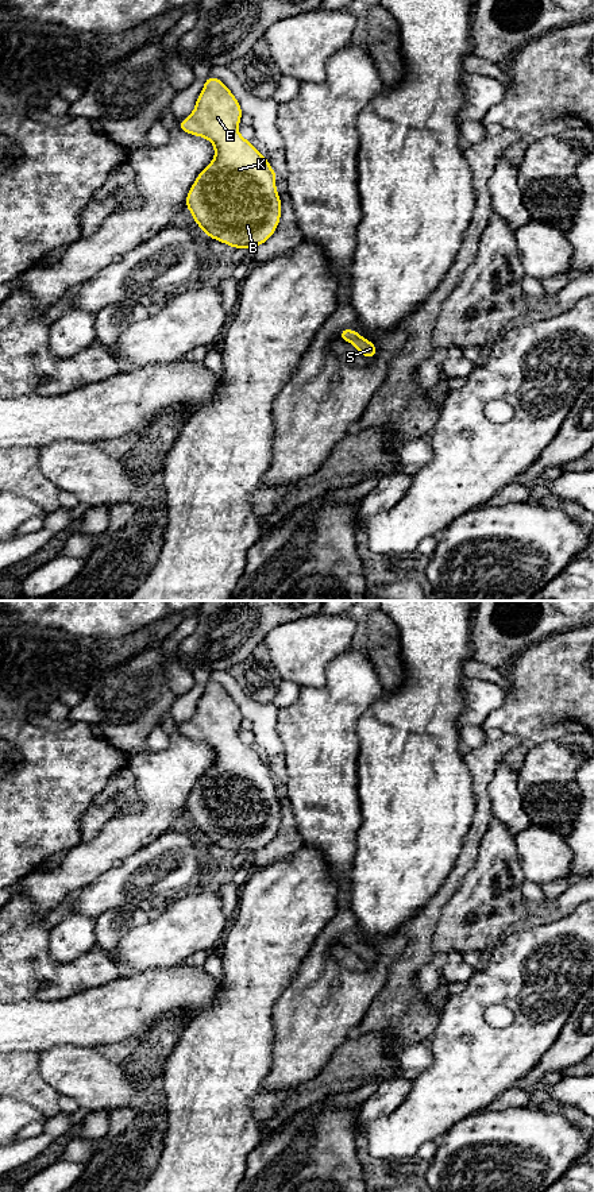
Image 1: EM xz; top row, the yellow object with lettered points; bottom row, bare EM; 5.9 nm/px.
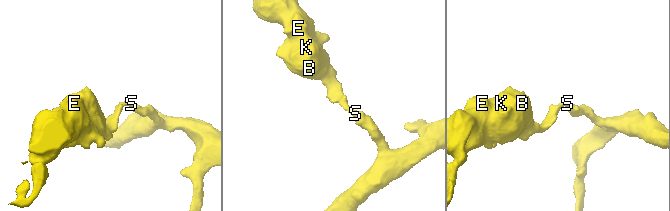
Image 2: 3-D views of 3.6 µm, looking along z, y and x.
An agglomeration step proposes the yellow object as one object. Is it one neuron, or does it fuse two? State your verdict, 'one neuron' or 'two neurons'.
one neuron

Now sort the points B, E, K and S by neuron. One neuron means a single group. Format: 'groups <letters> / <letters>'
groups B E K S

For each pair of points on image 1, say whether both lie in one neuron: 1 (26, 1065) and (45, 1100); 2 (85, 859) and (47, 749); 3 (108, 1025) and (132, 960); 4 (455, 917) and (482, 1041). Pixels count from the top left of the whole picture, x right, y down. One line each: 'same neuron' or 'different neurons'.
1: same neuron
2: different neurons
3: different neurons
4: different neurons

